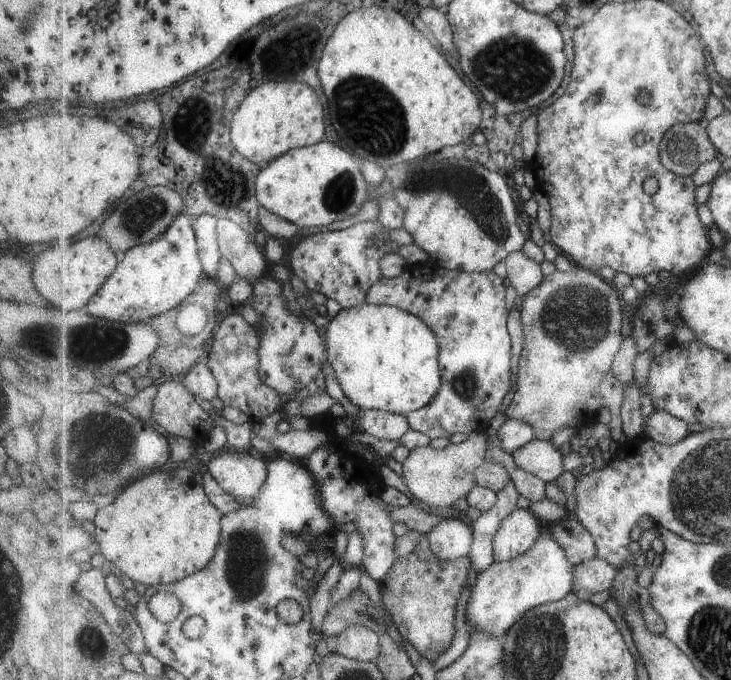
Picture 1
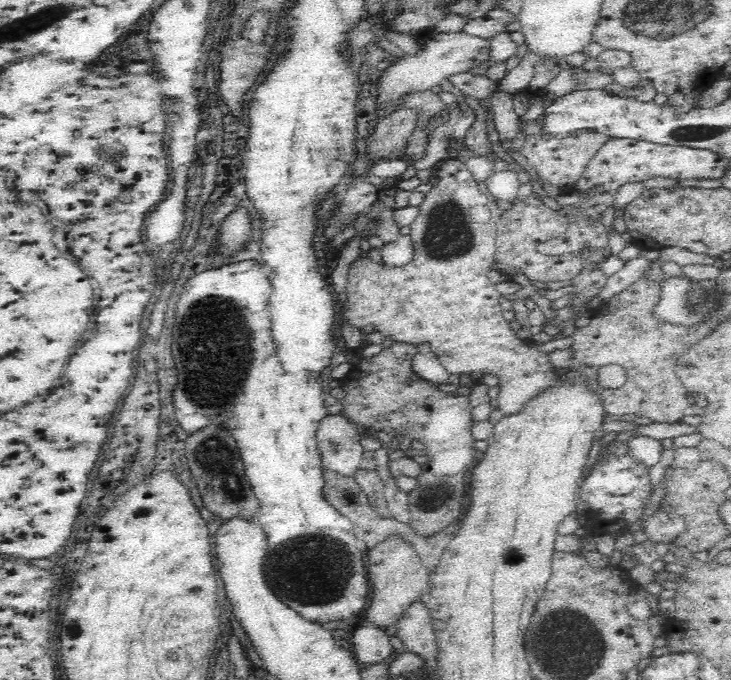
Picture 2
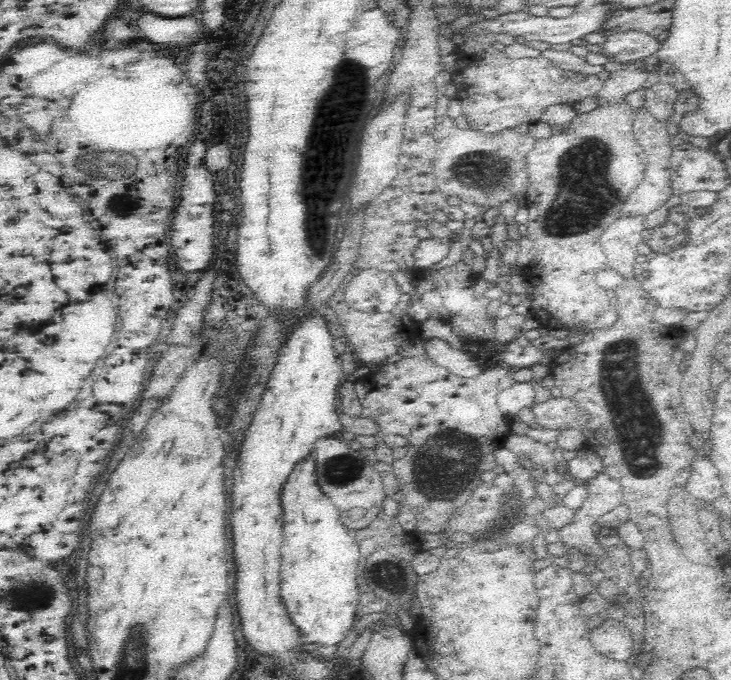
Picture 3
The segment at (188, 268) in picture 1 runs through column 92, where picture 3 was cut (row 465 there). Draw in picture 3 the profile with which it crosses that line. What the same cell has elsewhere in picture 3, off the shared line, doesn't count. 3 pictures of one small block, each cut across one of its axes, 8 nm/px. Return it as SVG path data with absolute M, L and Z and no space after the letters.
M313 454L297 464L282 491L284 544L280 558L280 600L297 628L300 646L339 646L350 641L359 620L358 550L366 550L366 542L346 529L334 503L320 490Z

